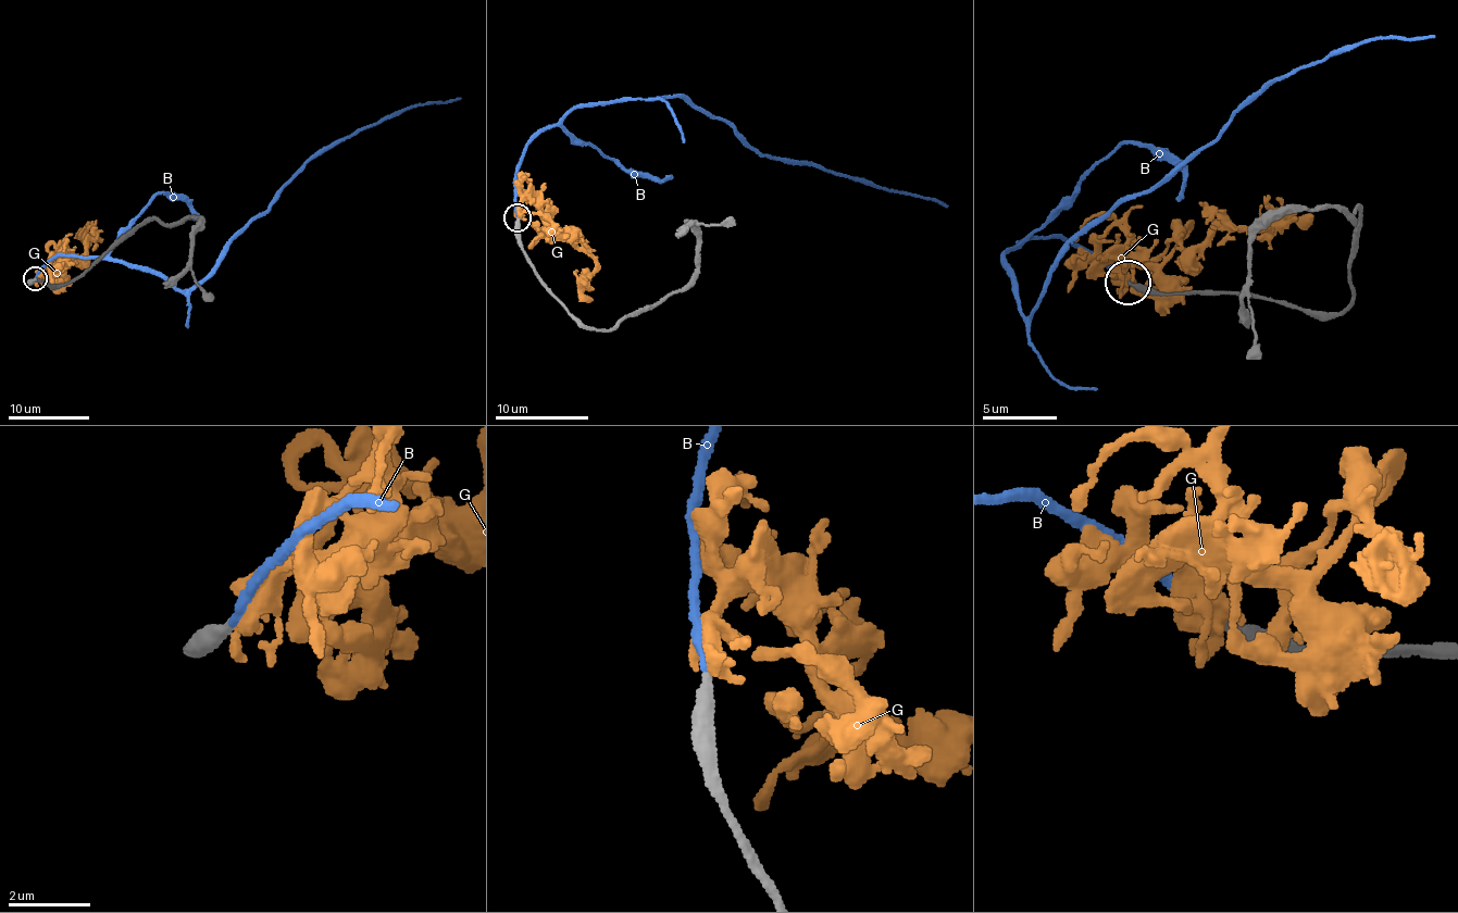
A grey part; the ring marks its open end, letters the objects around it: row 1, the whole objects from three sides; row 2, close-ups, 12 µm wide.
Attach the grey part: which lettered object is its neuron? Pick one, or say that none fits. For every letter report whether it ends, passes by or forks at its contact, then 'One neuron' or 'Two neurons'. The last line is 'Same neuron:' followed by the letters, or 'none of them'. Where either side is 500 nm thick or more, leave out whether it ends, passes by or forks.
B: It ends there. One neuron
G: Two neurons
Same neuron: B

